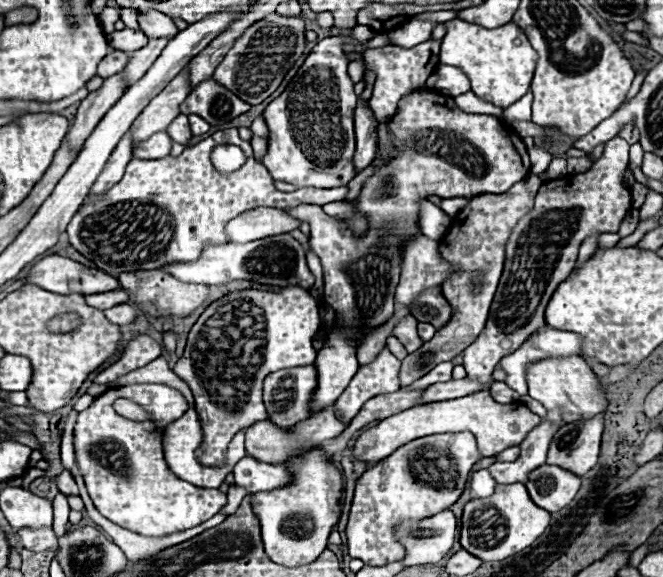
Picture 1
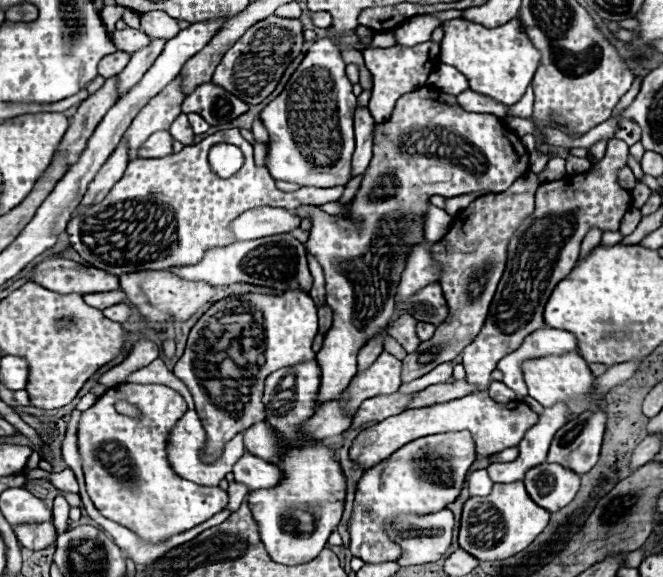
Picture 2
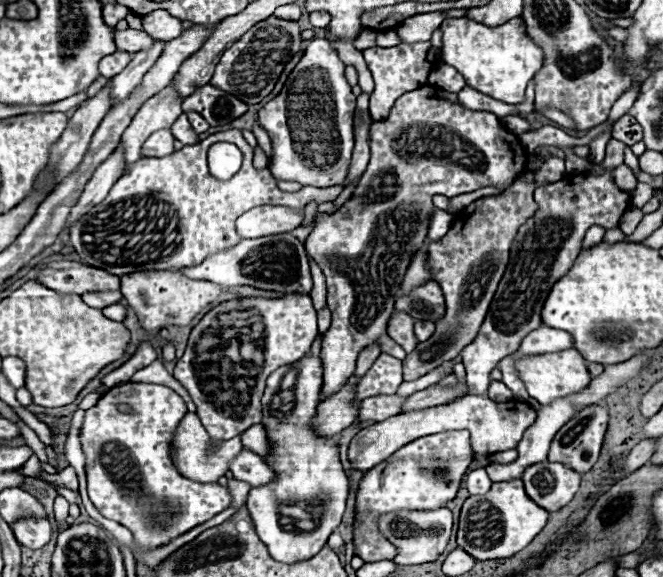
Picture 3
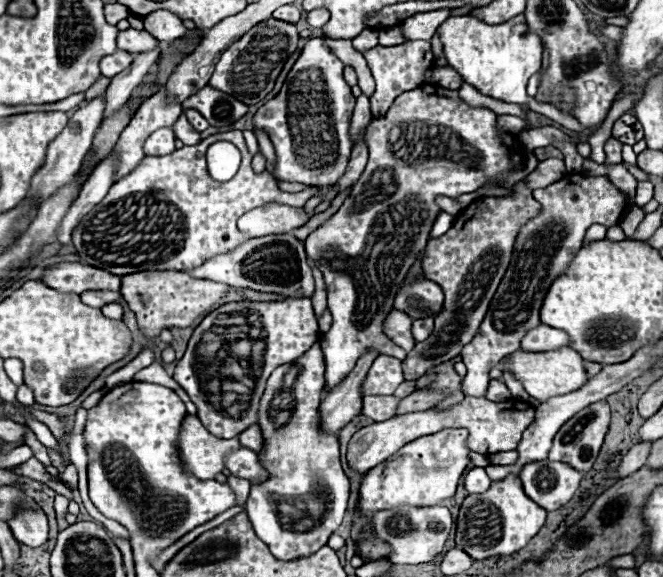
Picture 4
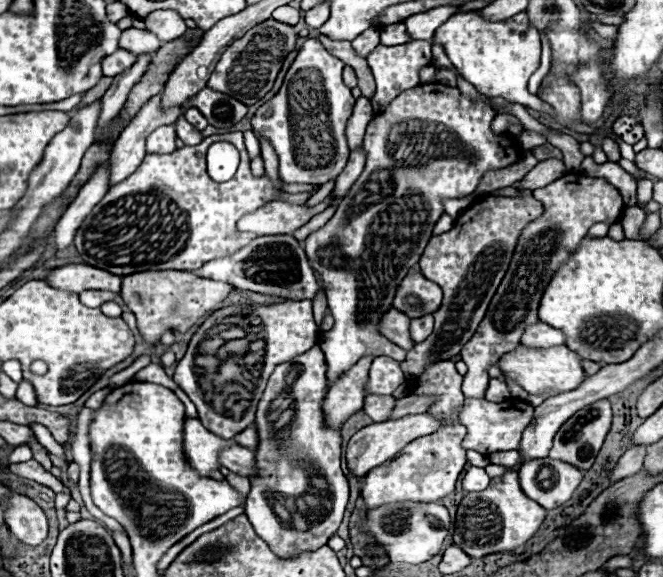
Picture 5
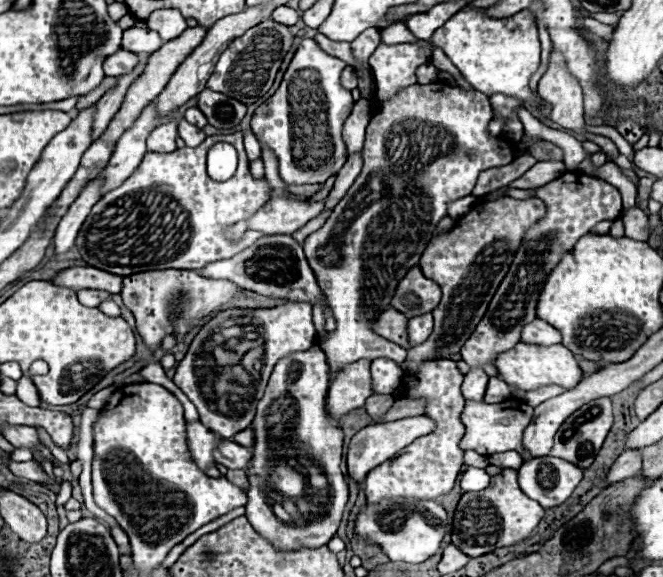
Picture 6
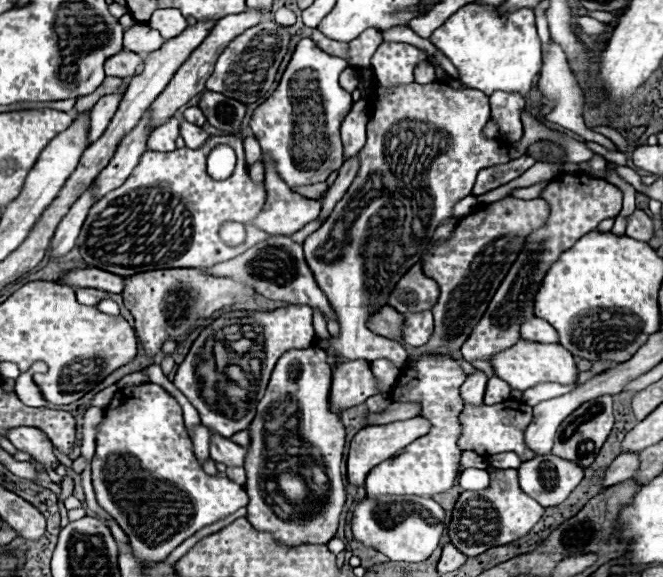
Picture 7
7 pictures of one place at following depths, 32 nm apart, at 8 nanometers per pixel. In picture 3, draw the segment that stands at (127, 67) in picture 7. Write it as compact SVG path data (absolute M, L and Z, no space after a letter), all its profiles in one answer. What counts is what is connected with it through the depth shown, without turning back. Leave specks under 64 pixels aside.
M116 50L114 54L110 56L104 56L100 60L100 74L106 76L106 78L114 78L116 74L120 74L128 64L130 64L130 54L122 52L122 50Z

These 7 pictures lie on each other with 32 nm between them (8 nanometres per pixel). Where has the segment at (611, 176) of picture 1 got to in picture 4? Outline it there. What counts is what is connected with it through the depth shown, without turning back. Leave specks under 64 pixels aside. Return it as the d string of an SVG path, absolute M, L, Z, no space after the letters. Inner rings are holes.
M610 138L606 144L606 164L620 164L622 162L622 144L616 138ZM566 174L562 180L552 182L546 188L534 190L534 198L542 204L542 212L522 226L512 262L502 278L498 292L494 294L488 314L478 330L478 334L462 348L462 362L468 368L468 374L462 382L462 392L466 396L484 396L490 382L490 368L496 366L506 354L512 354L520 348L522 336L540 324L540 306L550 288L550 282L562 274L568 262L574 258L582 246L584 234L592 224L614 226L618 224L626 200L624 194L606 178L606 176L581 176Z

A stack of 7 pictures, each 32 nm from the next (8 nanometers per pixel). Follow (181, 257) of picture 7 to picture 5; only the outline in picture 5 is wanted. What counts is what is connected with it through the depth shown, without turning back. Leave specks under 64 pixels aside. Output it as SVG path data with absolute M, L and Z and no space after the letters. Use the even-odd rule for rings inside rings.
M242 132L214 134L204 138L198 146L184 146L172 154L146 154L136 172L122 180L118 186L110 188L102 202L92 208L92 212L78 228L74 244L88 266L118 276L128 276L146 270L198 270L206 262L222 258L226 254L234 254L234 250L240 250L242 246L246 246L246 242L258 238L256 234L236 234L234 226L238 218L258 210L274 198L278 198L278 192L272 182L266 176L254 178L250 172L250 158L244 148ZM214 142L232 142L240 152L238 172L228 182L214 182L206 172L206 150Z

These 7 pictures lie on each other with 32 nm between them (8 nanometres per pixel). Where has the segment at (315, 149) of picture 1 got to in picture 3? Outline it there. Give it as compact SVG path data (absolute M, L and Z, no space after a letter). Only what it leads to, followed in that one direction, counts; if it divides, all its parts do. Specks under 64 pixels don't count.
M326 38L310 40L300 62L290 72L282 92L256 116L256 122L270 134L274 156L270 172L276 180L300 182L302 186L328 188L346 178L354 148L352 116L356 96L344 78L344 64Z

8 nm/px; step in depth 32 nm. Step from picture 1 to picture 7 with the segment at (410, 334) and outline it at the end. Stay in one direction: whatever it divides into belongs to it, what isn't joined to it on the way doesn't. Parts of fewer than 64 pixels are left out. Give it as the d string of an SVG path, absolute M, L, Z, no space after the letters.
M382 306L382 310L376 310L376 312L368 318L366 326L368 326L372 332L384 336L384 338L390 338L390 340L398 340L398 342L400 342L402 322L404 322L404 316L402 316L400 312L396 312L396 310L390 308L390 306Z

